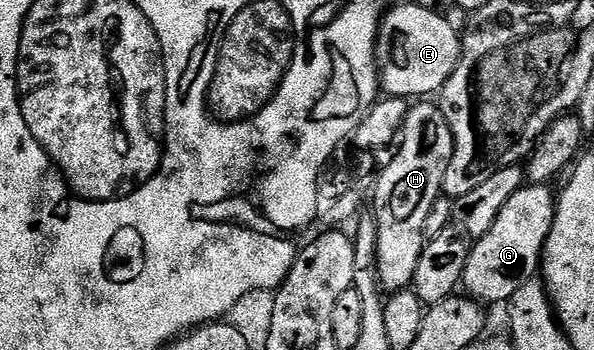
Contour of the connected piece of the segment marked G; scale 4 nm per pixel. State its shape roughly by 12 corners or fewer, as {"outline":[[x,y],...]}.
{"outline":[[526,183],[476,237],[461,288],[504,305],[534,279],[557,213]]}

